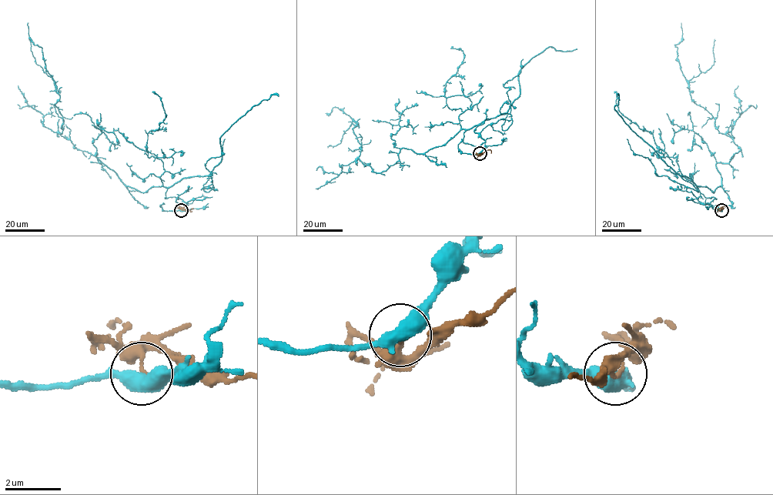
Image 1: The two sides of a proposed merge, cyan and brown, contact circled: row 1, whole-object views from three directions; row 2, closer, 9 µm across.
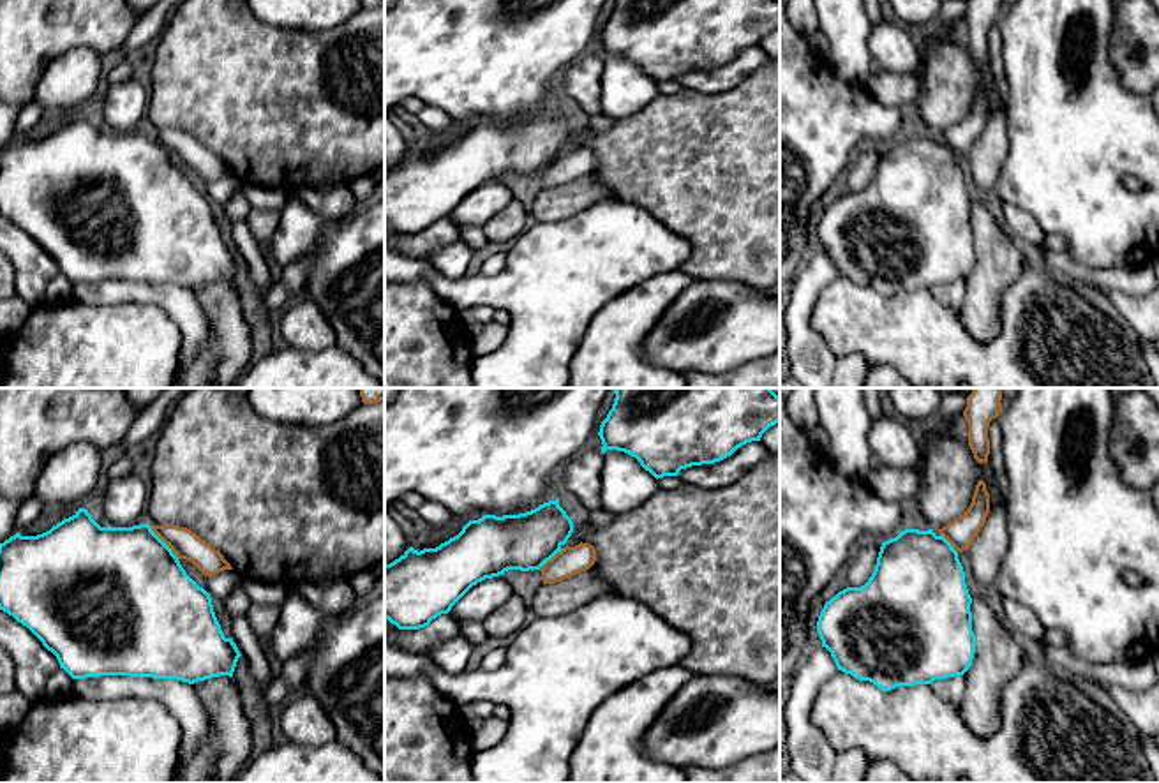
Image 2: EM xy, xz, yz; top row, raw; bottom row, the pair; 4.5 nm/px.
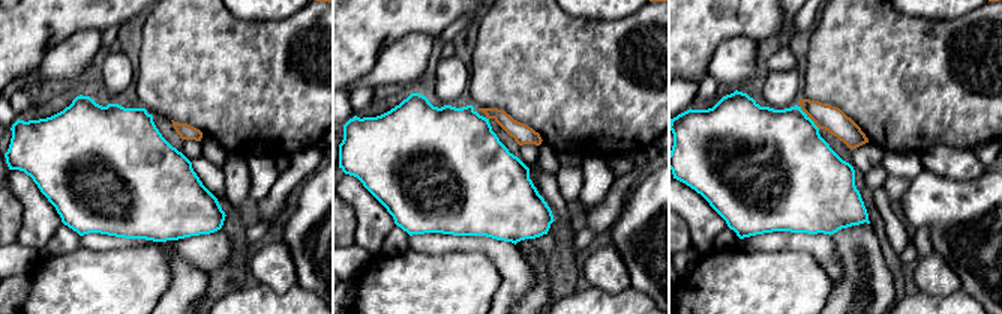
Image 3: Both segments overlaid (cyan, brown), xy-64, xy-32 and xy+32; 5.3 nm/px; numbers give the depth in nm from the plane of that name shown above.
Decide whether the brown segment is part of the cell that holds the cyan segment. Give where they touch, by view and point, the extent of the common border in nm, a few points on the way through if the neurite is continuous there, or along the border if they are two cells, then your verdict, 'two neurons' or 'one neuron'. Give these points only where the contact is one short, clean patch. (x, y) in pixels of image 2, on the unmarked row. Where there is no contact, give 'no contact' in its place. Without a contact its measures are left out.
meets cyan in xy at (164, 149); contact 200 nm long; border along xy (149, 131), (179, 163); two neurons

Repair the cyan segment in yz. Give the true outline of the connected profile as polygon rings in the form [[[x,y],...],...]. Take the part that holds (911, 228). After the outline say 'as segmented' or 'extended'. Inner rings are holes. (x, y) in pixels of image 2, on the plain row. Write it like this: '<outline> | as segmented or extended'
[[[905,134],[882,148],[875,175],[861,192],[826,206],[817,238],[838,275],[882,296],[963,280],[974,265],[972,203],[958,157],[933,134]]] | as segmented

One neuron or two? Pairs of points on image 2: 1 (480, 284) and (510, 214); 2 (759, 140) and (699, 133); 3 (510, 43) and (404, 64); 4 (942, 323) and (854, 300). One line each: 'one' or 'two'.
1: two
2: one
3: one
4: one

